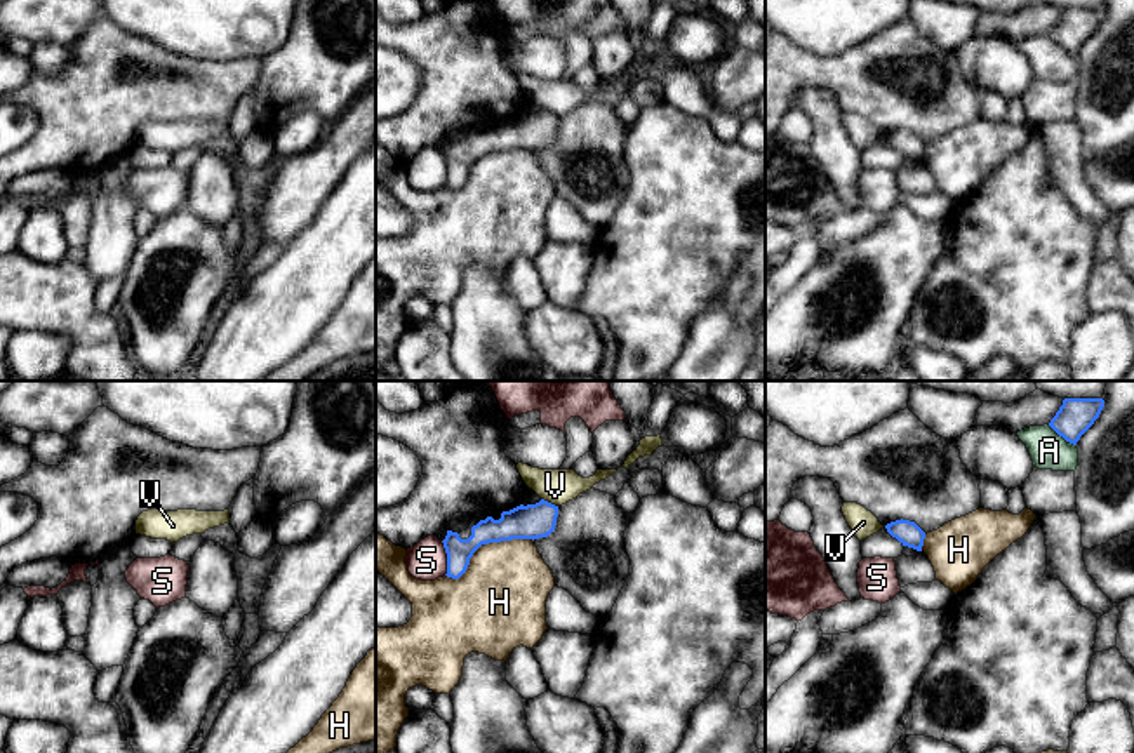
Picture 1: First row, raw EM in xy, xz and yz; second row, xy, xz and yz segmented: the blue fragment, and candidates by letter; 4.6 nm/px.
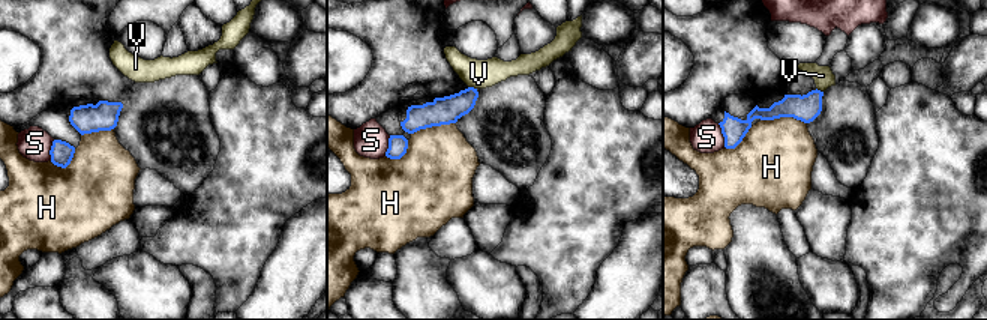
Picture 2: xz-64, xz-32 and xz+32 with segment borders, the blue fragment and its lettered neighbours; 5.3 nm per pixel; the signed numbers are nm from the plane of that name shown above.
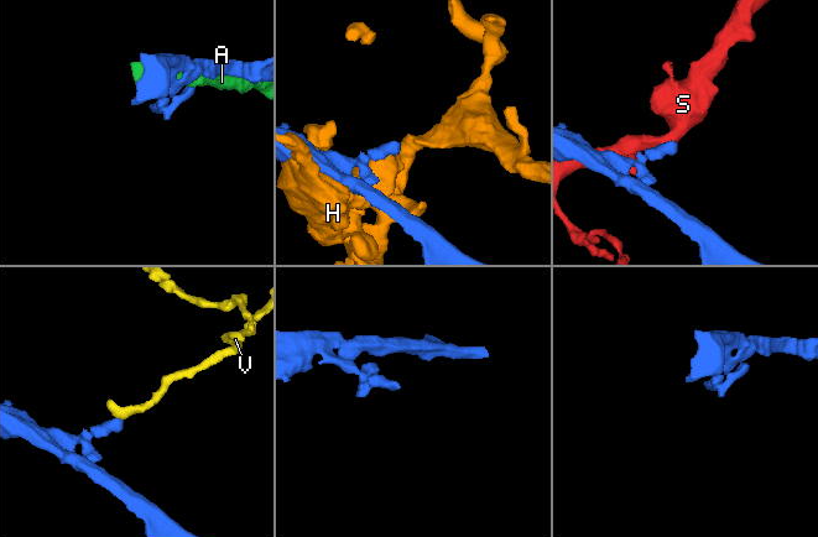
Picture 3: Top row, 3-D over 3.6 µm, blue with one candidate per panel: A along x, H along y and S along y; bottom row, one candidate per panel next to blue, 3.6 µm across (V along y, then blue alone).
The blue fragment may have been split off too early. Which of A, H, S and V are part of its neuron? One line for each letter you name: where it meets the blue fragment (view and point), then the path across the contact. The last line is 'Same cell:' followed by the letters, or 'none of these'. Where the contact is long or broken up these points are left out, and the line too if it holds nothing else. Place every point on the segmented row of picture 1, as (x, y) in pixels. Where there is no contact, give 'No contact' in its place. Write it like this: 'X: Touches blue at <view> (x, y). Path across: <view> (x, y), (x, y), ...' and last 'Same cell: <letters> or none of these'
Same cell: none of these

